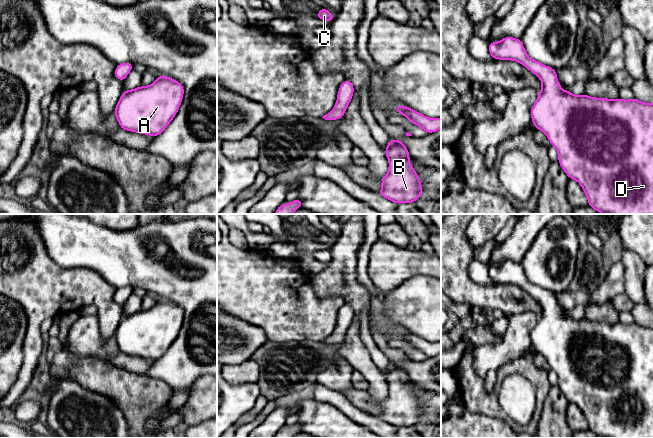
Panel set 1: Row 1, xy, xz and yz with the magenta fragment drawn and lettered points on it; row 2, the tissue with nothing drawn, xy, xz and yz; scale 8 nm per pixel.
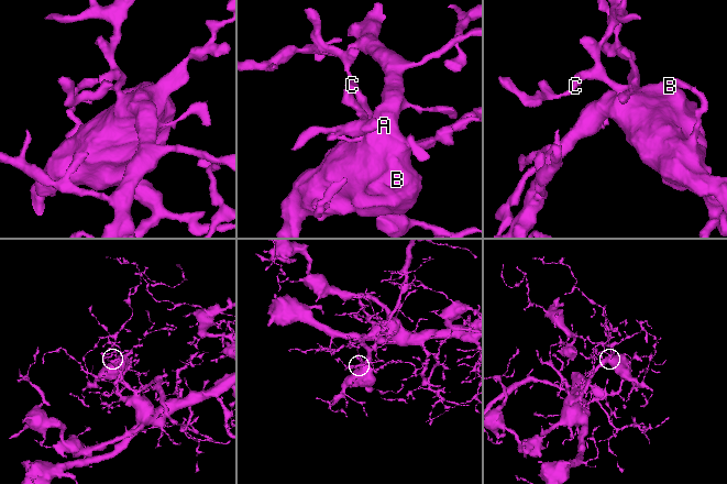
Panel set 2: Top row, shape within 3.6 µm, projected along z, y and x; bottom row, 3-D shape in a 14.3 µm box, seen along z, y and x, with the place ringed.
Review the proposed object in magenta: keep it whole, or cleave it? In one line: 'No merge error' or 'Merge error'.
No merge error

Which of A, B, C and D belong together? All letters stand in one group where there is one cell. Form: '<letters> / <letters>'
A B C D

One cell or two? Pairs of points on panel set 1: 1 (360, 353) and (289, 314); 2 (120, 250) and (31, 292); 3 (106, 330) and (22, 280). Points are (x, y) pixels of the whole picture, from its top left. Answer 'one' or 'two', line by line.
1: two
2: two
3: one

